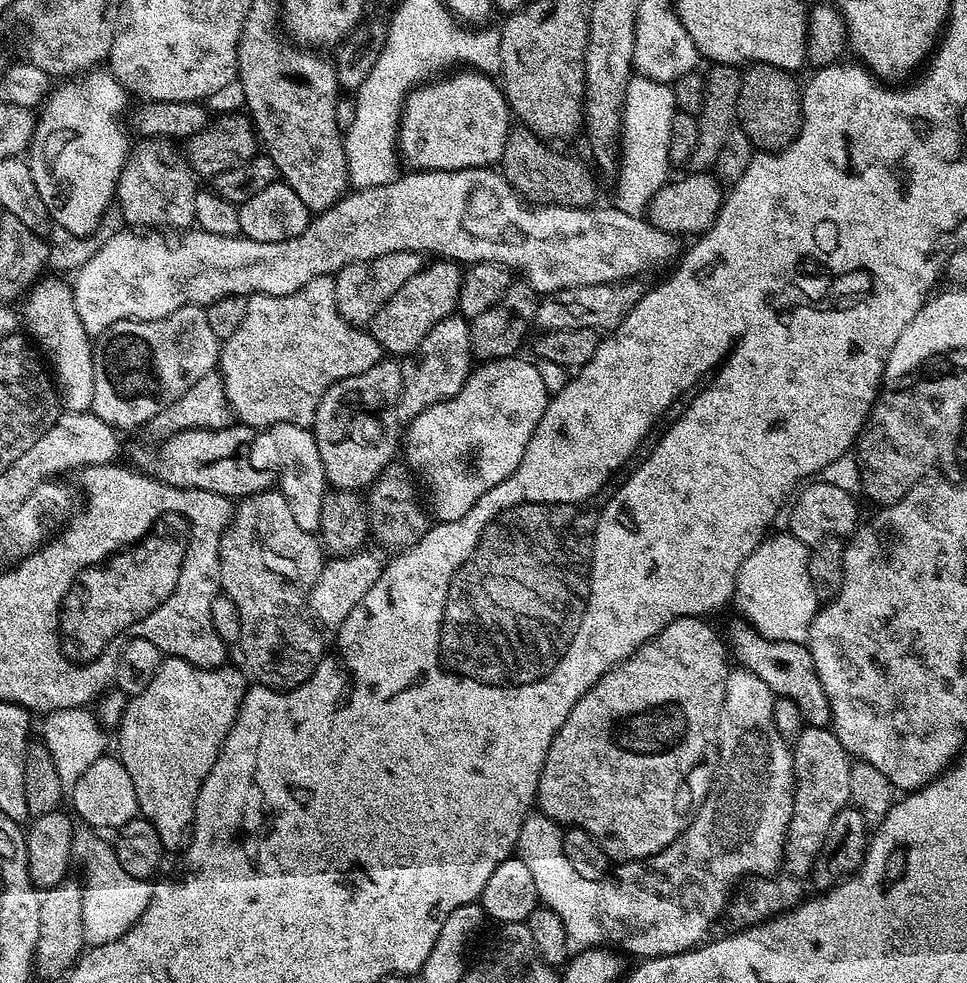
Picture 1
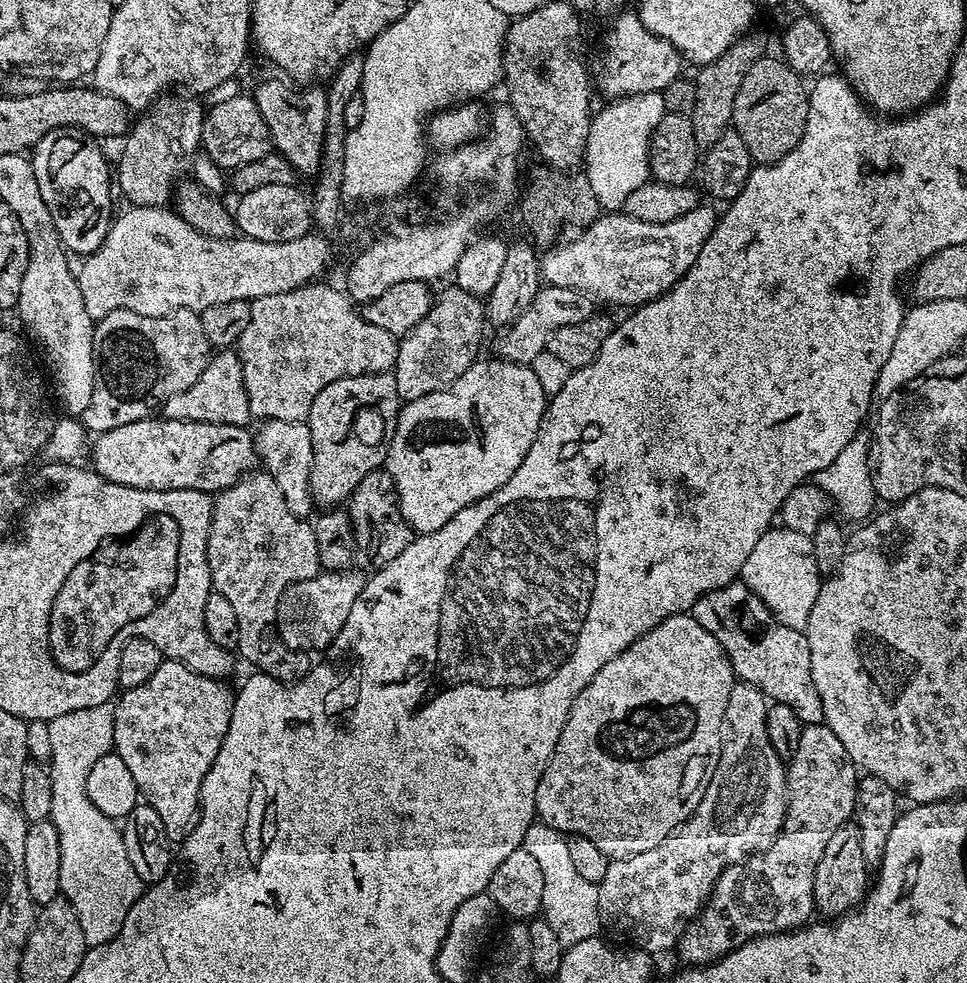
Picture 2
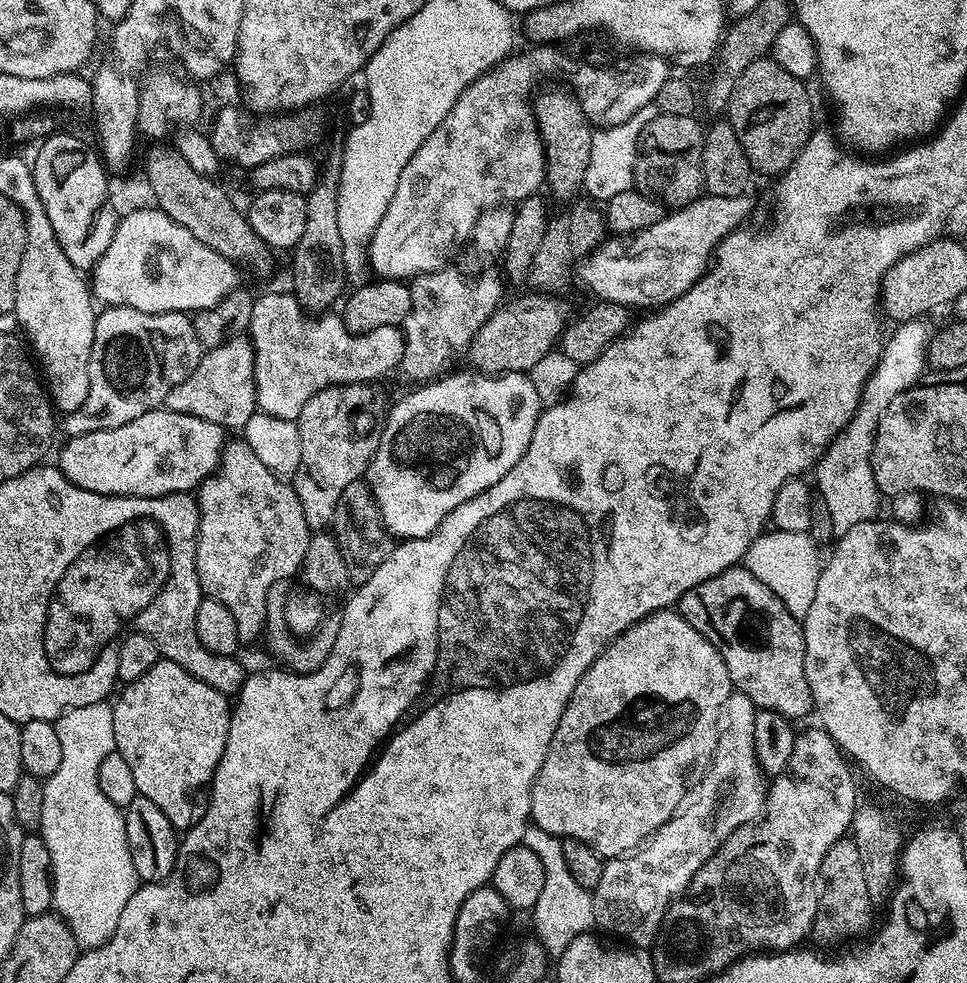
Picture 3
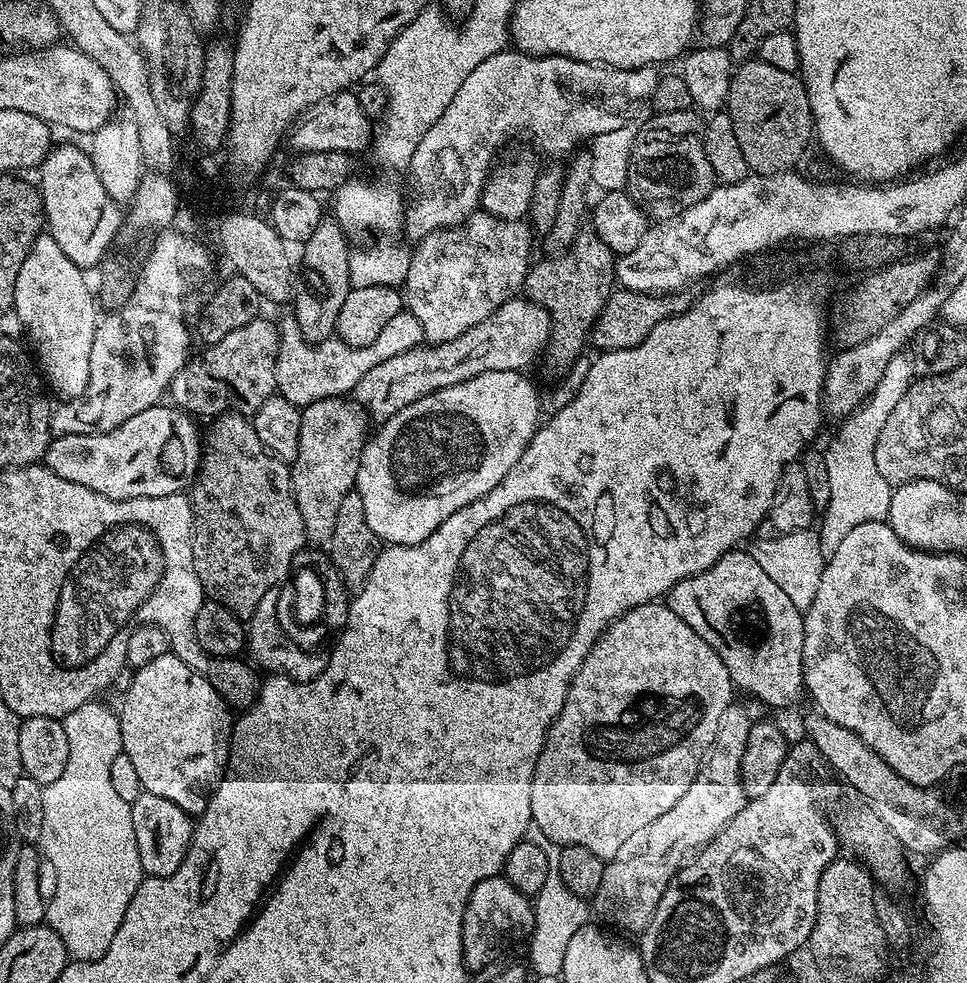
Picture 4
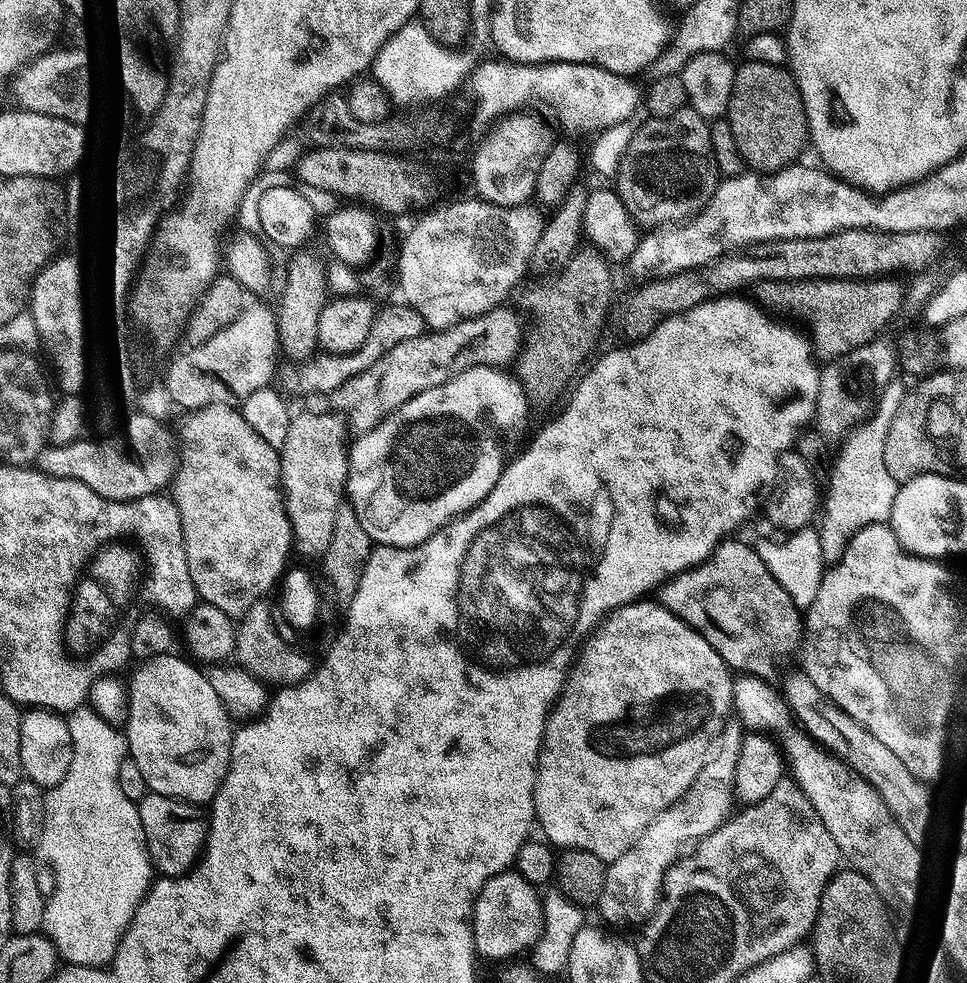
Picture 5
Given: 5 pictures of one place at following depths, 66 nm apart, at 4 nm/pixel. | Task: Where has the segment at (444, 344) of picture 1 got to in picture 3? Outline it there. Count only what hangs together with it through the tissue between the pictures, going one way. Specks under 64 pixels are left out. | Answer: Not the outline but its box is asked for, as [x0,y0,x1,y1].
[398,266,501,382]

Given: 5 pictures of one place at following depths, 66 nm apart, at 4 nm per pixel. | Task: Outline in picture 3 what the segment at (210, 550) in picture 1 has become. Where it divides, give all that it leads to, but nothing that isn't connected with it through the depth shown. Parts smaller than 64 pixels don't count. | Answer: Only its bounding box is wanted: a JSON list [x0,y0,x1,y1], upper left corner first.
[134,492,246,698]

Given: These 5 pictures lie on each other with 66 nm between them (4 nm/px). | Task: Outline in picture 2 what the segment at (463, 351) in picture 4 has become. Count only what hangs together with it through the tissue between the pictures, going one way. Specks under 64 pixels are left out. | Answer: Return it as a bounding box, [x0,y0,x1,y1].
[495,286,594,365]

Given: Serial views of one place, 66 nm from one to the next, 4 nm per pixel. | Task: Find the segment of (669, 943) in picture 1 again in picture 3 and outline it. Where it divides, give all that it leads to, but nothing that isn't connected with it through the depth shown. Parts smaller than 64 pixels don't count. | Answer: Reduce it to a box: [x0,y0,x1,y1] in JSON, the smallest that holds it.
[591,691,766,949]

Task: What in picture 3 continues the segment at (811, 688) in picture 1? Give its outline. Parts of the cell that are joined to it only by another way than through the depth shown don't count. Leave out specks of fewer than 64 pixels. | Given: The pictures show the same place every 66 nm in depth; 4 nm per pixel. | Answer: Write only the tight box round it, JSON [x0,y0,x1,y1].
[678,568,813,722]

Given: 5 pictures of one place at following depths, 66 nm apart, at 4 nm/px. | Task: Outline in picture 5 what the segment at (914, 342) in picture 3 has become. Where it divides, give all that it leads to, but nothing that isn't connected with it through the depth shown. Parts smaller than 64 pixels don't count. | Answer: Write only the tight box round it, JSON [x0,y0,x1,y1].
[818,382,905,562]

